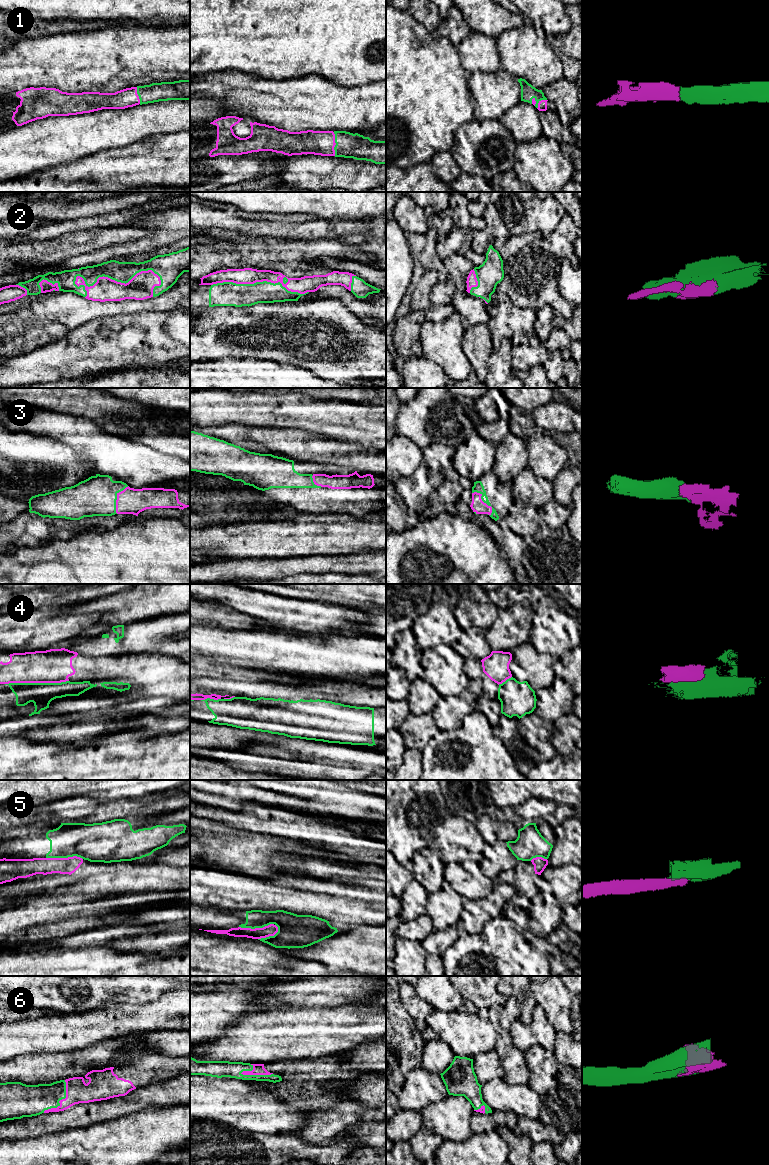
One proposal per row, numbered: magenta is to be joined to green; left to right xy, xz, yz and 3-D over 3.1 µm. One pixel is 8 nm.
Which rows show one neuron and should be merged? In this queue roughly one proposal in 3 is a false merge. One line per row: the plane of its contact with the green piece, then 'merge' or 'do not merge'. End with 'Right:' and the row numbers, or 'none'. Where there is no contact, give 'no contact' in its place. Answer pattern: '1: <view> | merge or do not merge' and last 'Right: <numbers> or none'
1: yz | merge
2: xy | merge
3: yz | merge
4: xy | do not merge
5: xy | do not merge
6: xz | merge
Right: 1, 2, 3, 6

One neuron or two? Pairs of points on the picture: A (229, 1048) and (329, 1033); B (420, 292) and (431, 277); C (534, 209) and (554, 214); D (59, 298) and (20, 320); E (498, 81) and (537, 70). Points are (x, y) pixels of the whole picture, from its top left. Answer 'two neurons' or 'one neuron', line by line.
A: one neuron
B: one neuron
C: one neuron
D: one neuron
E: two neurons

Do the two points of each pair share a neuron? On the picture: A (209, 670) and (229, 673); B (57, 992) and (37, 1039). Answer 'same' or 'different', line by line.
A: same
B: different

